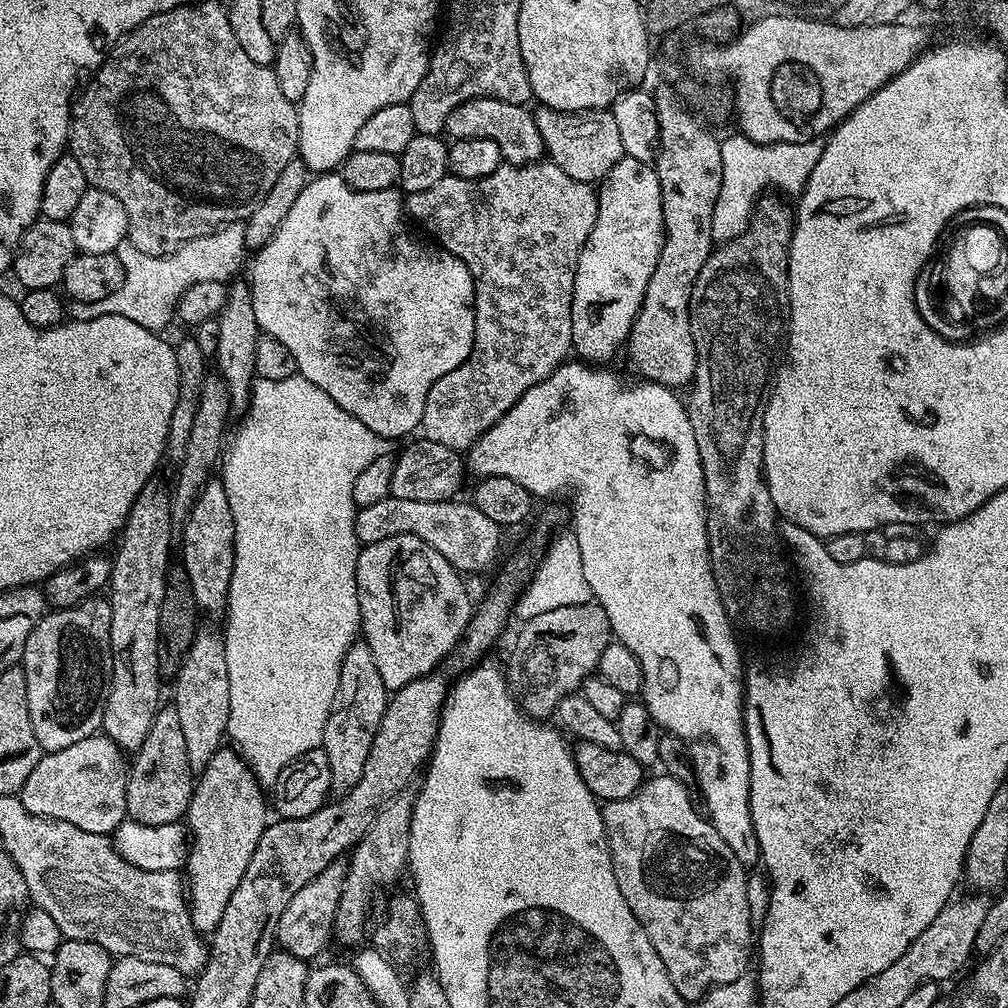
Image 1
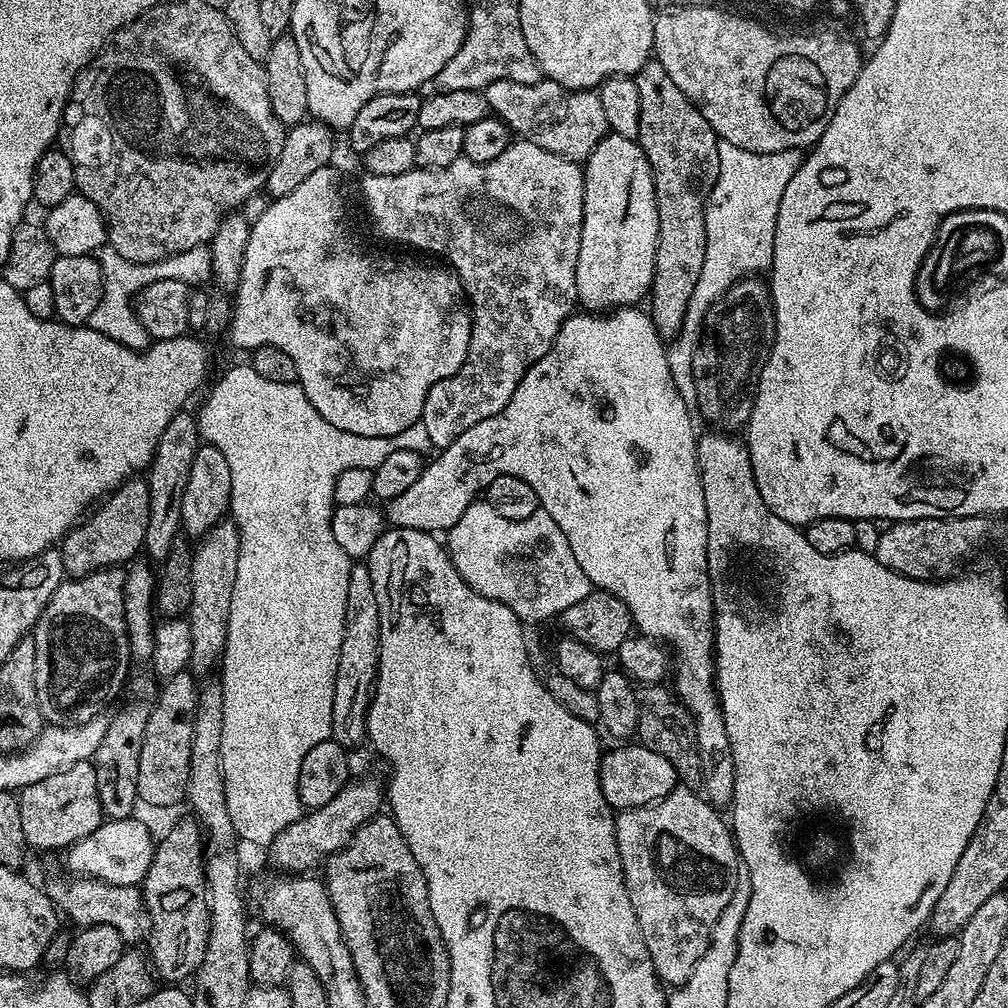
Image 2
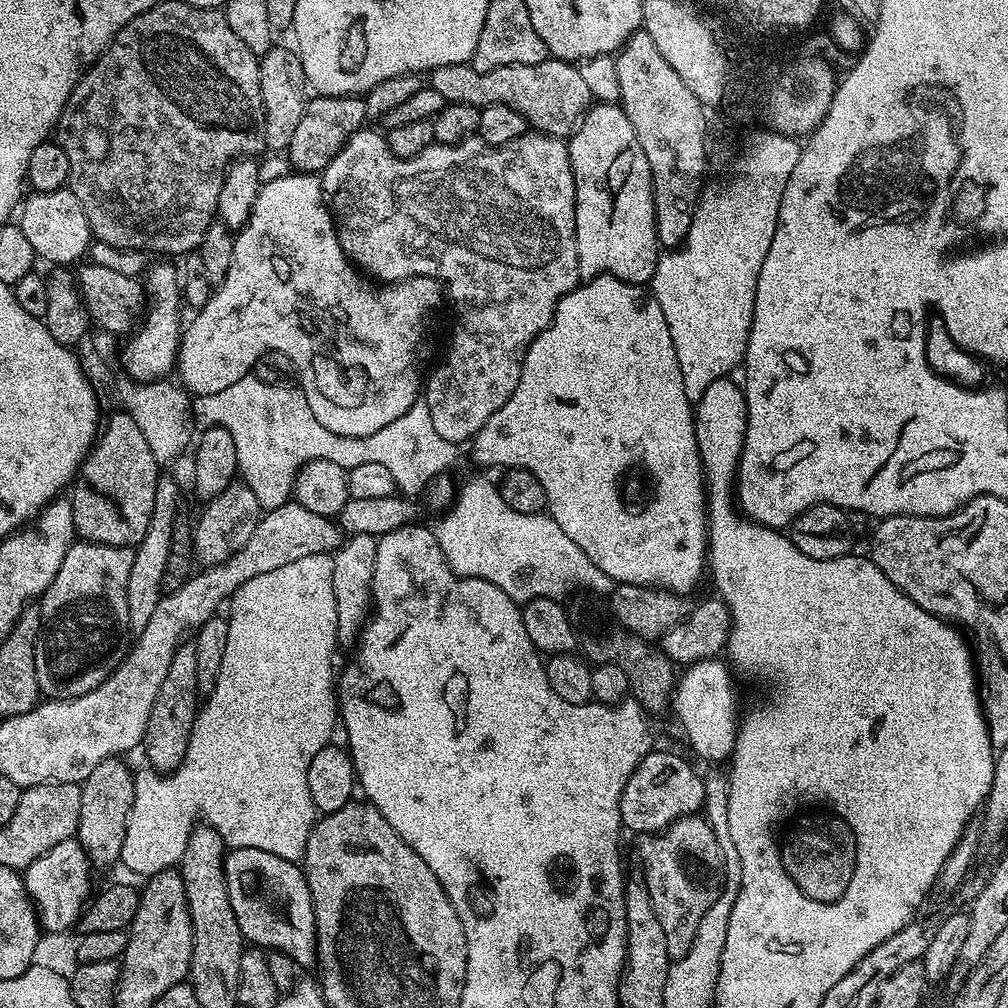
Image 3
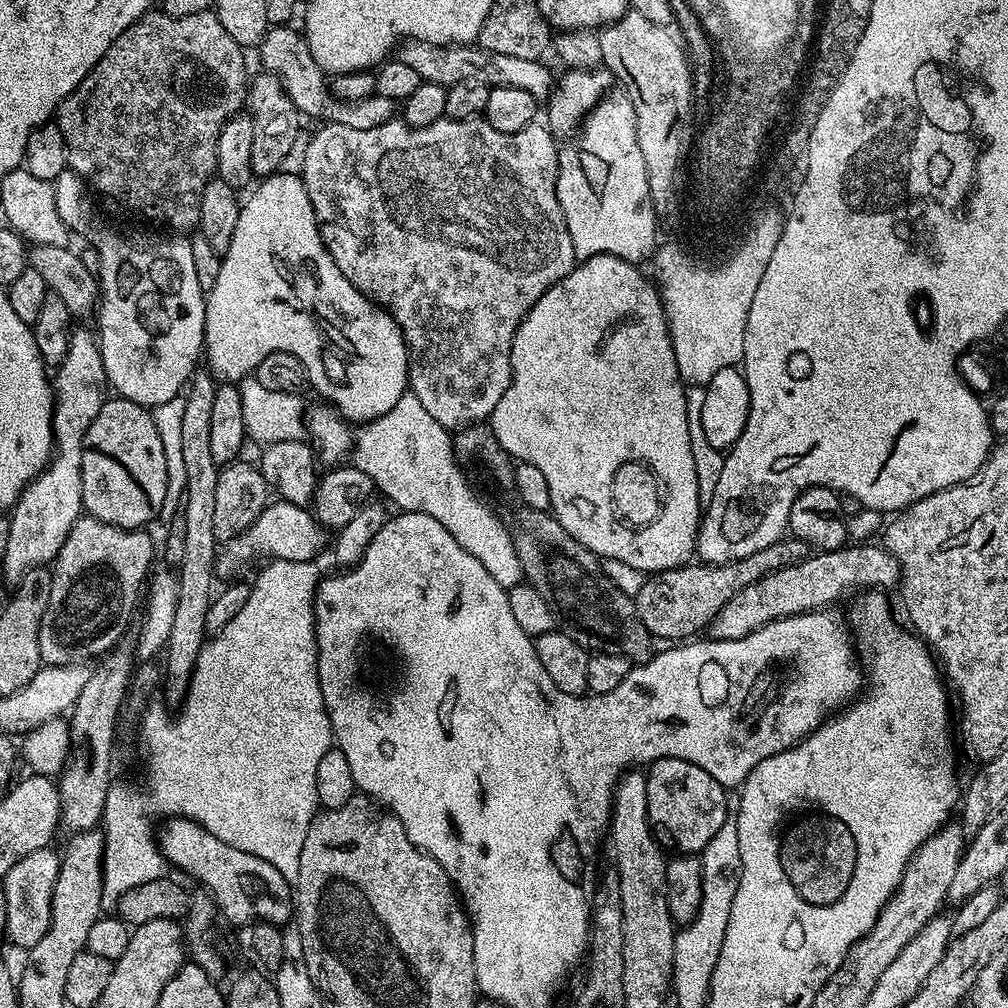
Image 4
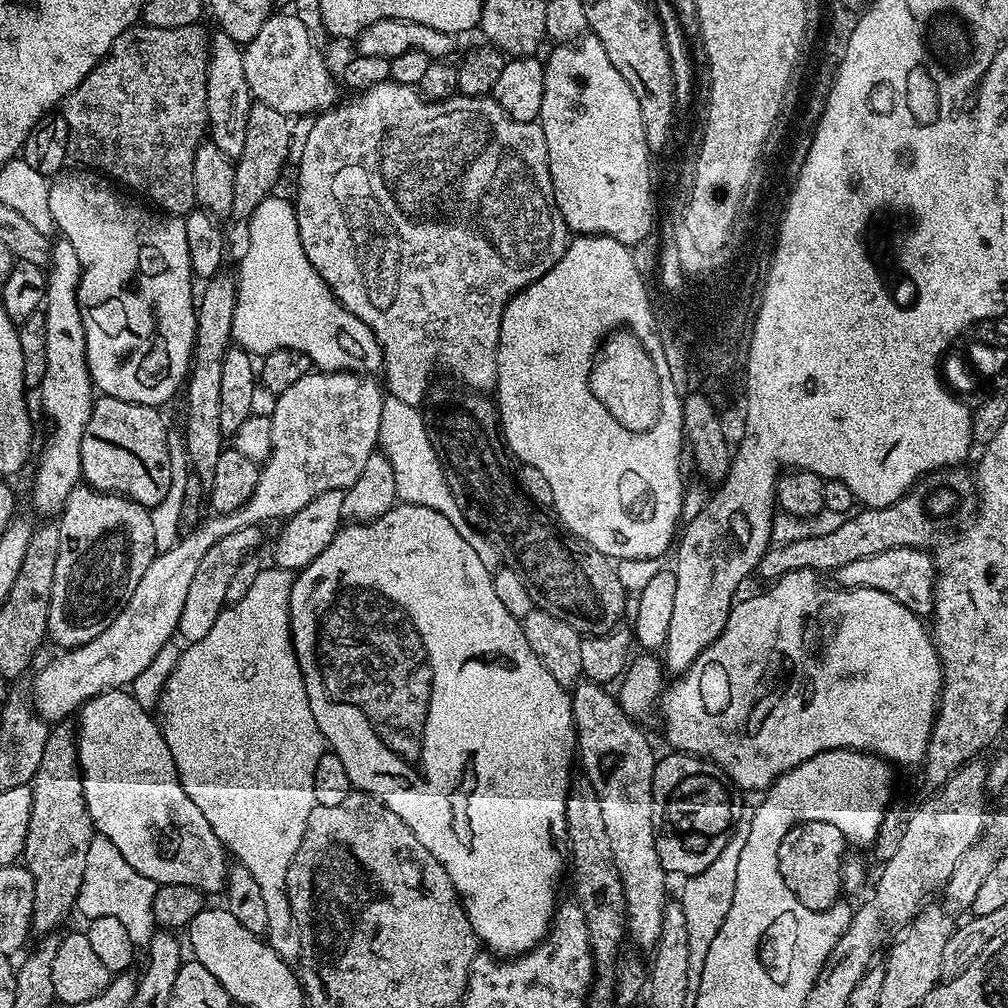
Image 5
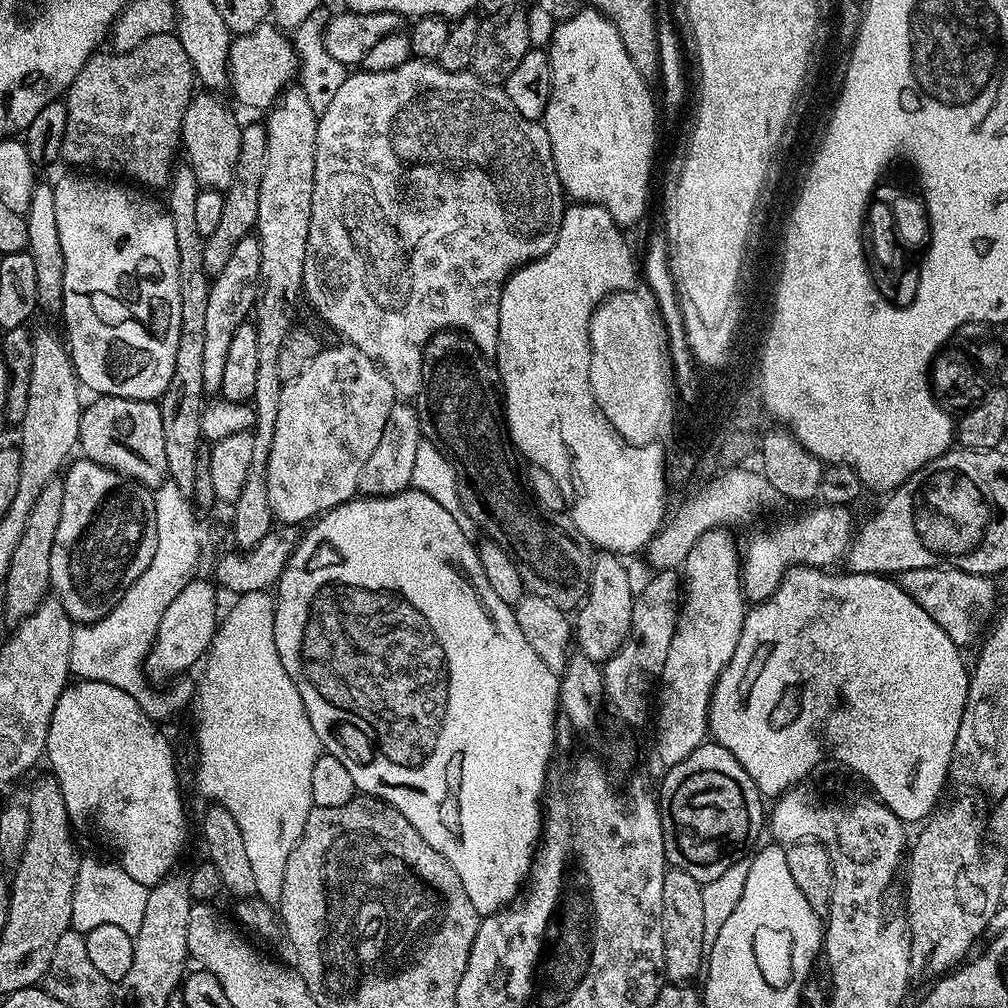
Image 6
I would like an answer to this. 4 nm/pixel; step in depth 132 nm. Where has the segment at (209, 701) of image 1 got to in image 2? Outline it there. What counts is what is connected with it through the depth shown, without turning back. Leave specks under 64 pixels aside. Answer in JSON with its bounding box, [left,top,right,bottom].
[186,518,239,673]

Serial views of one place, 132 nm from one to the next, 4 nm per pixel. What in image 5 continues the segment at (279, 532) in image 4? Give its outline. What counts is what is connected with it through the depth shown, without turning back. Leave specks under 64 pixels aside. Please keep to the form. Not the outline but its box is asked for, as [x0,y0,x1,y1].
[179,527,260,641]

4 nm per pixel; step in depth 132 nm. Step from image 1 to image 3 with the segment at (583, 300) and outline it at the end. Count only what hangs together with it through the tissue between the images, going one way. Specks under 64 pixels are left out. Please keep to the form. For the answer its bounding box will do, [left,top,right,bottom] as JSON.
[566,103,662,285]

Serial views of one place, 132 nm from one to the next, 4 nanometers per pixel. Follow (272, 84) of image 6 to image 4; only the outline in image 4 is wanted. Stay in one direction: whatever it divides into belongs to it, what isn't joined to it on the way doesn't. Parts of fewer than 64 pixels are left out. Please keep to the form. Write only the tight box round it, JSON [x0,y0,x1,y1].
[258,26,398,130]

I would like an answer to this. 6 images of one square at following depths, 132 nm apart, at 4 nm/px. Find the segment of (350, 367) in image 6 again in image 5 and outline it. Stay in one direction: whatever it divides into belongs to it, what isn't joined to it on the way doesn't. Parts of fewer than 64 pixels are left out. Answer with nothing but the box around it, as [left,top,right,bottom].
[30,370,385,722]

